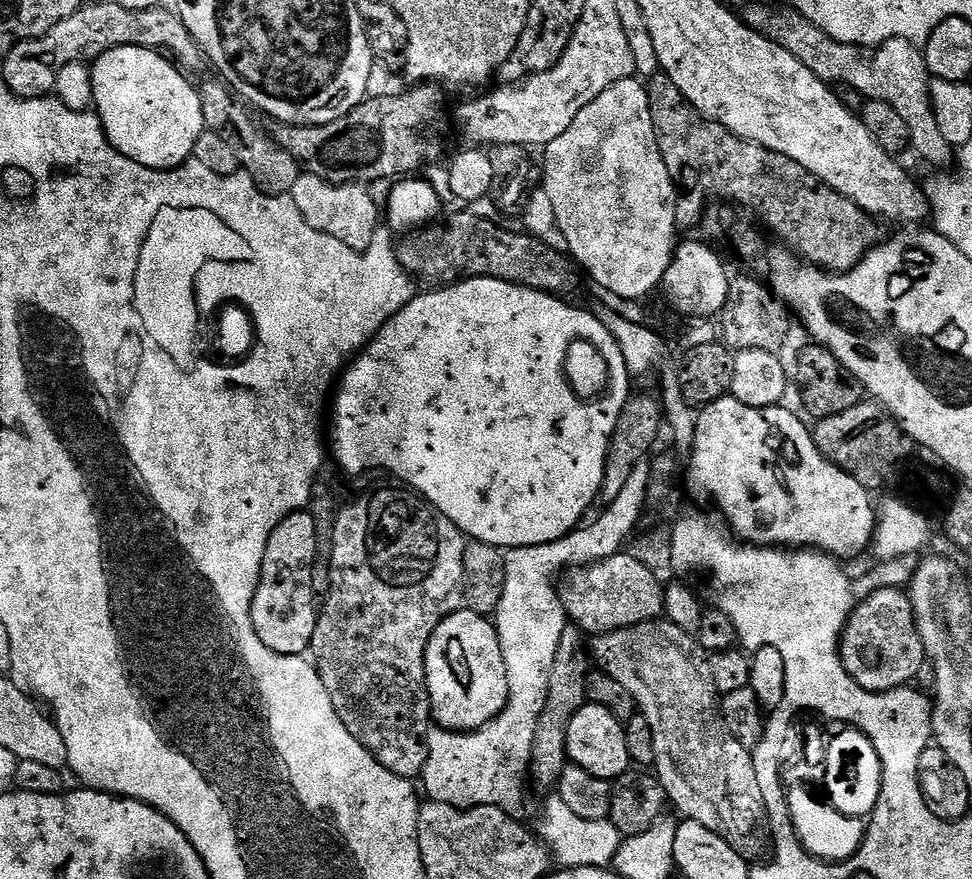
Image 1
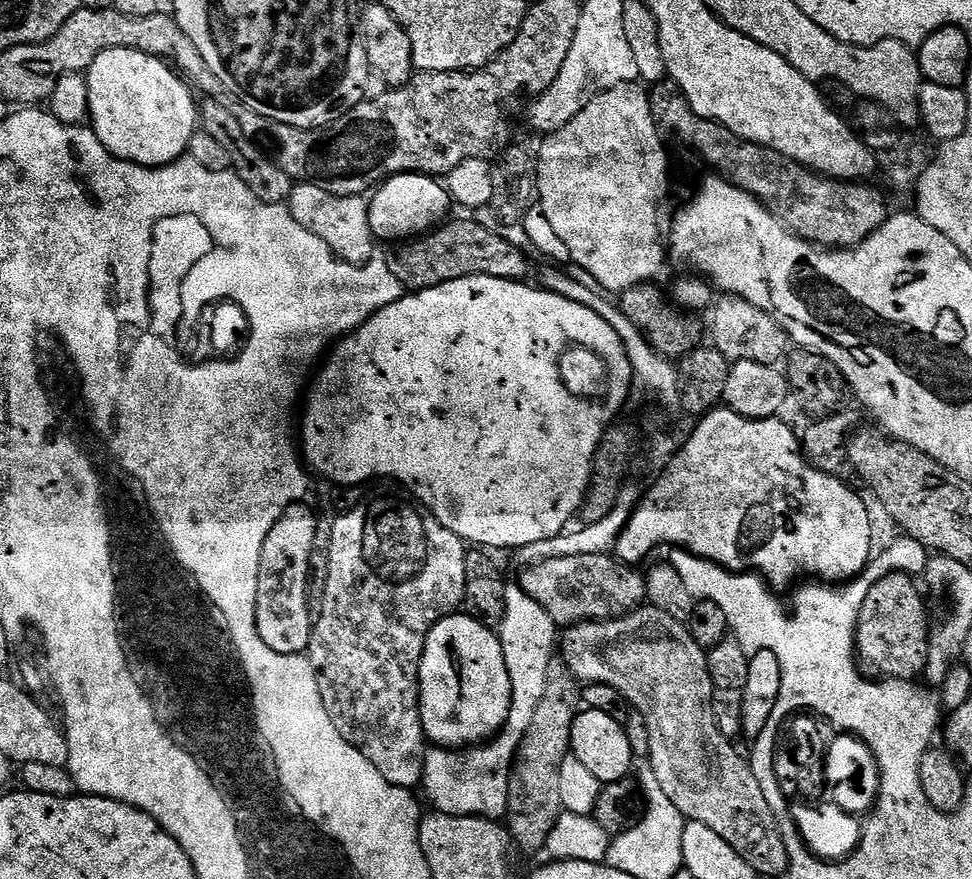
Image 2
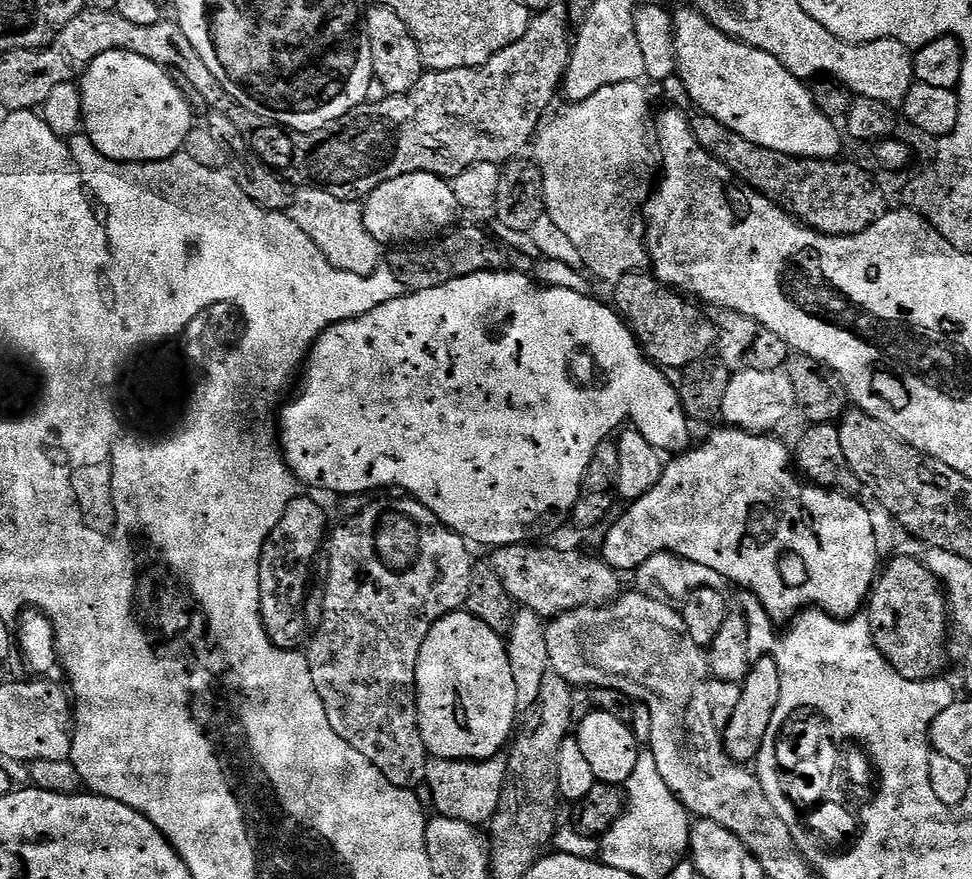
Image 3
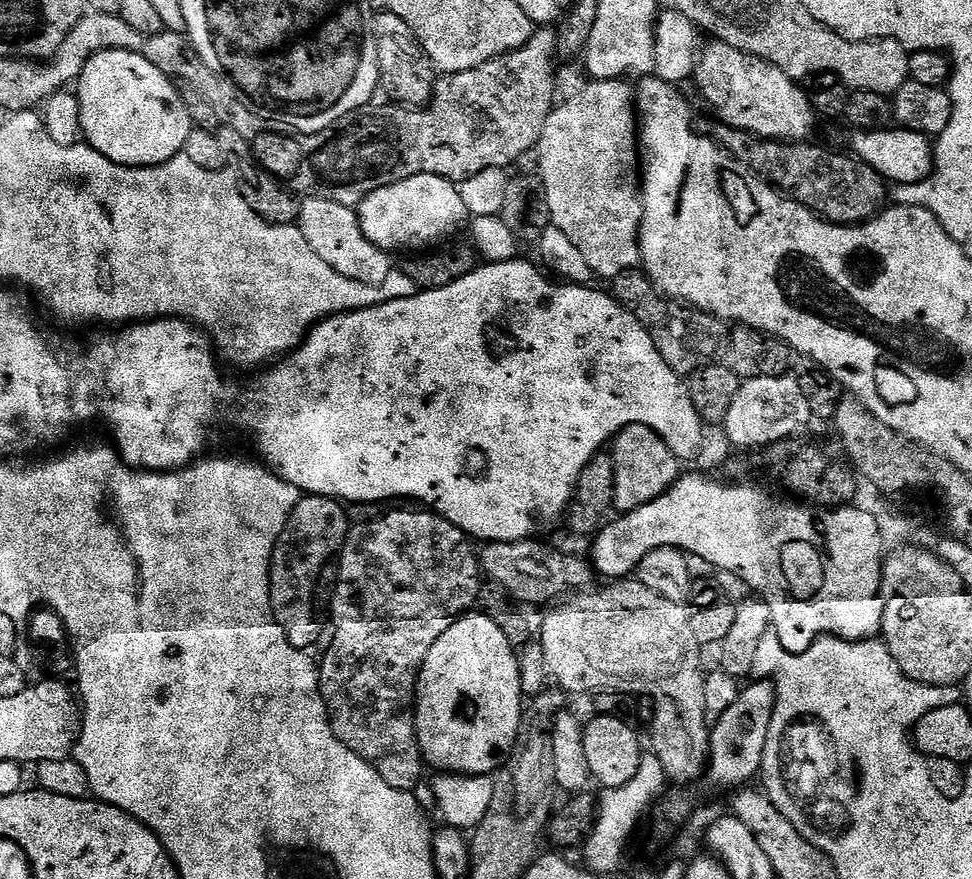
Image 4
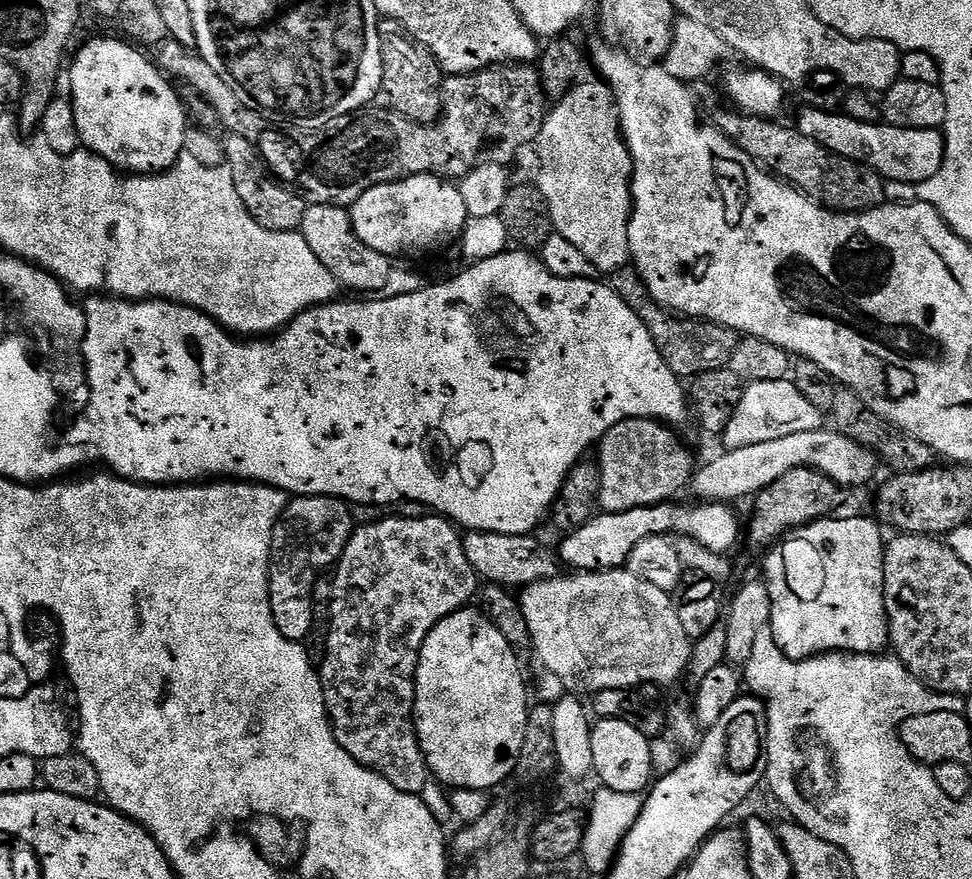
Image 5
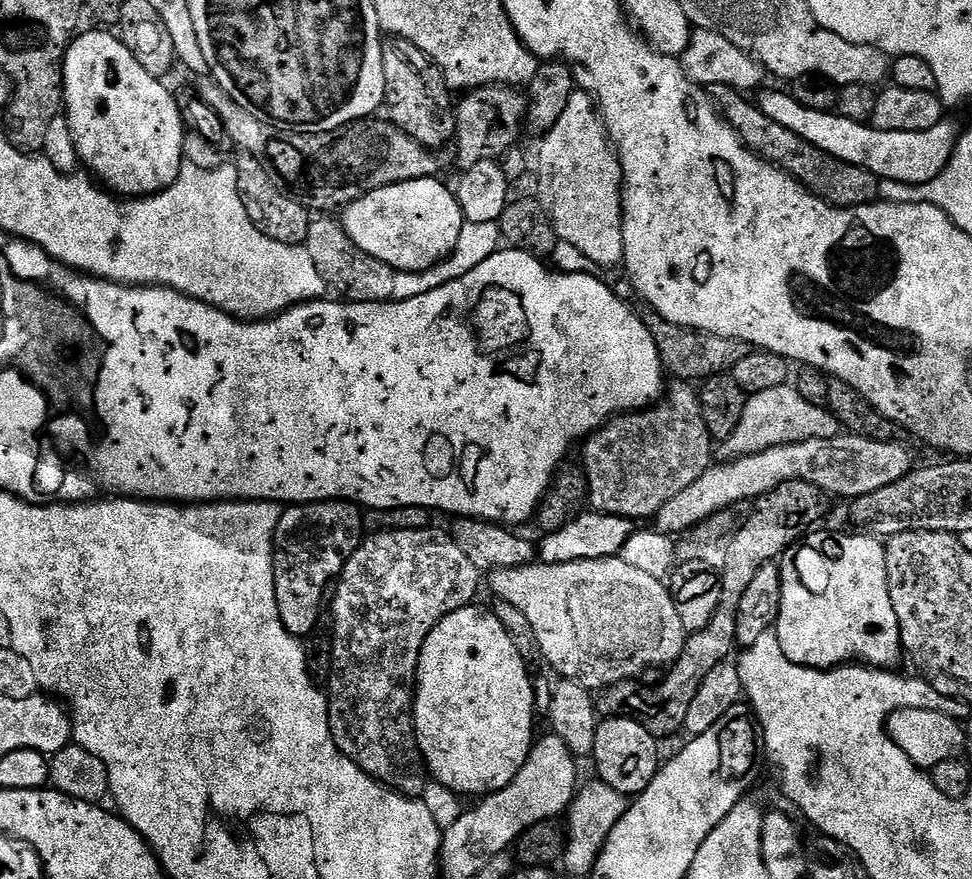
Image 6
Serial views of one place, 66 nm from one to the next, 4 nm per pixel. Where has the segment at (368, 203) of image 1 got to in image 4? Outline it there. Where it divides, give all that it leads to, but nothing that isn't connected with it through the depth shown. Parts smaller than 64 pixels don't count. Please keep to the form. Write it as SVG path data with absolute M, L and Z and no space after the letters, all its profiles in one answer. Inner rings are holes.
M309 196L300 205L298 227L302 238L310 242L310 250L314 250L314 254L318 254L318 258L322 258L322 262L326 262L330 270L338 270L342 278L366 282L366 286L378 286L384 284L394 270L393 257L374 246L370 238L366 238L360 225L359 211L351 204Z

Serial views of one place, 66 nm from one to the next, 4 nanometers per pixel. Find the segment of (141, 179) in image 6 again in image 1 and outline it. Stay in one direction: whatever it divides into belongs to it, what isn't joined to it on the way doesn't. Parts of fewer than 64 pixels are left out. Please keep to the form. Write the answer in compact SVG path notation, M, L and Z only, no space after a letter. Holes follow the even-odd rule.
M122 46L103 52L91 69L94 111L108 140L122 155L159 172L180 168L193 159L194 146L206 130L200 93L167 55L151 48Z

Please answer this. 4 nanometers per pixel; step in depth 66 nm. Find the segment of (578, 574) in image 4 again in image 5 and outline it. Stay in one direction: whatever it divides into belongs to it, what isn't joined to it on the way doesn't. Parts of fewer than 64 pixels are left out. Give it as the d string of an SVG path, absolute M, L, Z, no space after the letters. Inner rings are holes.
M468 532L463 537L466 558L474 566L477 577L488 584L499 584L509 590L523 590L539 580L551 580L558 572L558 560L544 544L536 541L535 535L515 536L514 534L494 534L493 532Z

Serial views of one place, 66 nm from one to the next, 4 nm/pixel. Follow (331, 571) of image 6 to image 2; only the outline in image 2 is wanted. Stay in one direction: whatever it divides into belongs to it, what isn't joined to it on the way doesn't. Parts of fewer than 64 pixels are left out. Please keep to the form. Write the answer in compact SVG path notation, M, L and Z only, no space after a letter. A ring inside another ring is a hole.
M307 503L291 504L274 522L274 530L266 534L266 542L262 542L262 558L258 570L258 598L256 599L256 625L258 634L270 650L278 650L278 654L299 656L307 653L312 637L314 612L308 609L308 571L312 568L312 551L316 548L316 531L320 524L316 516L307 508Z

